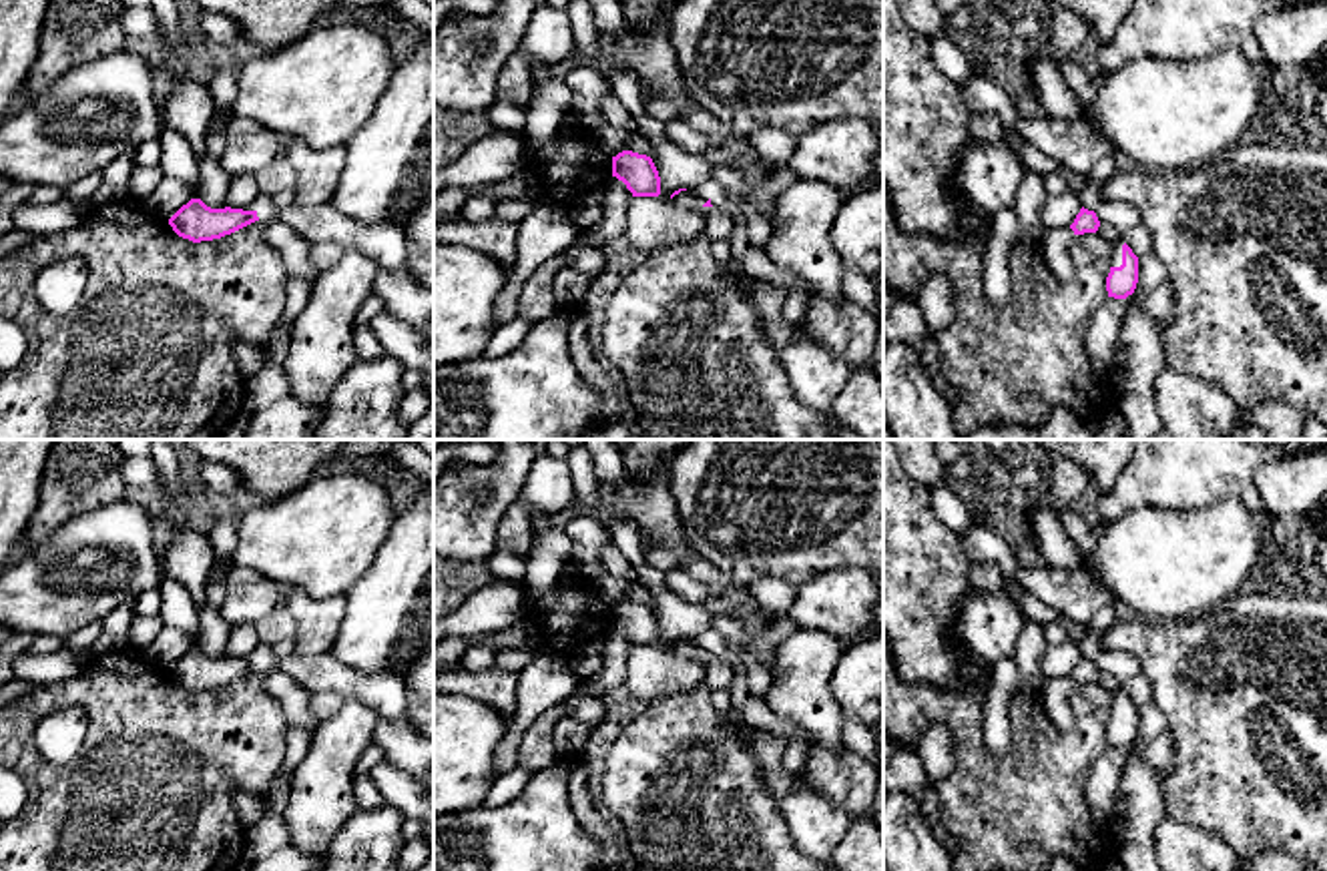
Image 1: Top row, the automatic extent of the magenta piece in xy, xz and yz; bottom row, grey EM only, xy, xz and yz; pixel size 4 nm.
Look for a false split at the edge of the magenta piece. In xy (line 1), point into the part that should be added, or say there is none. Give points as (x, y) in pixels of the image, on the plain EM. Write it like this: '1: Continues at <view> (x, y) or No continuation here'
1: No continuation here

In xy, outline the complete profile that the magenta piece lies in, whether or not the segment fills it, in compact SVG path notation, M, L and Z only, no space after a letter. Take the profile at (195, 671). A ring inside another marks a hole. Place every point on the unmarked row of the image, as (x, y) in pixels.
M191 648L171 668L173 680L193 692L221 688L259 670L257 660L211 658L201 648Z

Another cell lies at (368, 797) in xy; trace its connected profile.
M367 773L355 775L353 797L359 811L373 811L385 805L377 785Z

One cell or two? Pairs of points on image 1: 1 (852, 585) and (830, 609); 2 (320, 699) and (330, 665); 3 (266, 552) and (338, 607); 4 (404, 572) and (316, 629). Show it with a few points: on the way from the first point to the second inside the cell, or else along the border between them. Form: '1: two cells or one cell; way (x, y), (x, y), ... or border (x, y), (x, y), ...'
1: one cell; way (848, 591), (836, 603)
2: two cells; border (312, 693), (338, 691), (346, 697)
3: two cells; border (292, 587), (316, 597), (342, 597)
4: two cells; border (344, 597), (344, 621), (330, 651)

